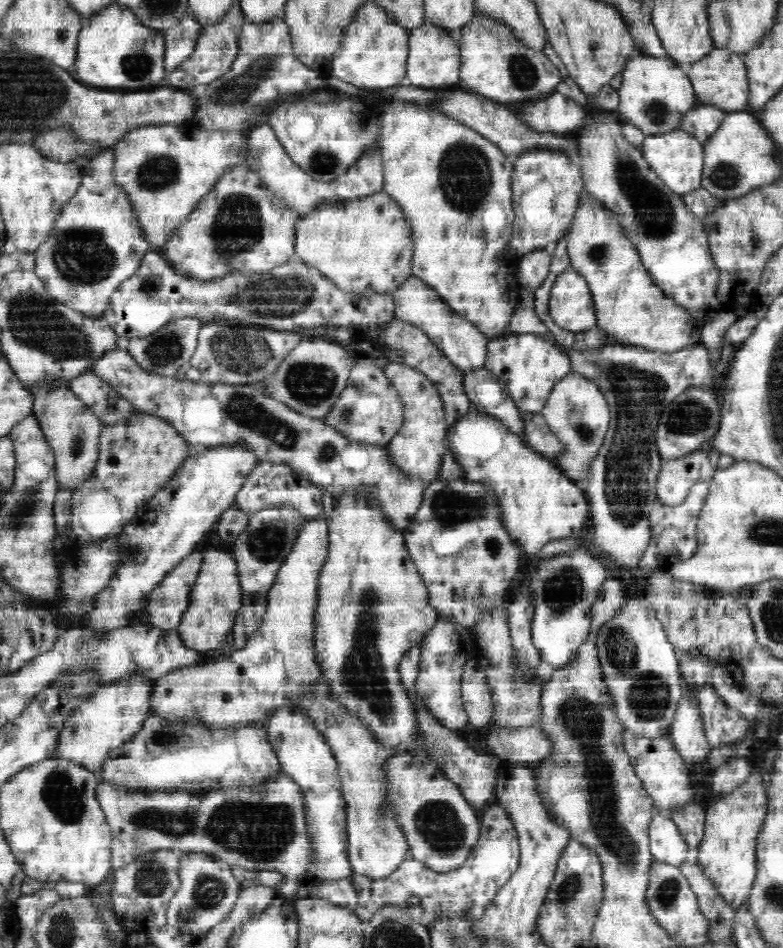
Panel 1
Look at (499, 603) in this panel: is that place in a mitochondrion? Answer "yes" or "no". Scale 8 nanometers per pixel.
no

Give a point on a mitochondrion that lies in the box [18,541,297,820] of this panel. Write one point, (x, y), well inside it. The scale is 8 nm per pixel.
(165, 735)

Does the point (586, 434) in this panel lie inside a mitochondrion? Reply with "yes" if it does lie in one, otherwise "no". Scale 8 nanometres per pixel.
yes

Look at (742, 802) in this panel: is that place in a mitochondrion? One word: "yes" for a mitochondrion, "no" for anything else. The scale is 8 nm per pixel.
no

